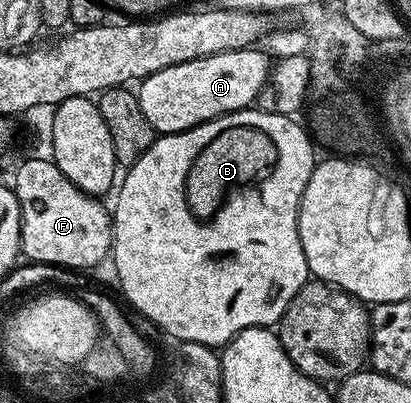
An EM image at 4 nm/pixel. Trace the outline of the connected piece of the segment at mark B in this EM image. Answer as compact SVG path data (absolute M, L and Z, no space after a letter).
M258 107L242 108L239 112L230 112L224 116L213 118L204 124L198 124L195 128L190 128L184 132L169 132L160 135L149 146L149 150L145 150L145 154L141 154L141 158L137 158L137 162L130 165L126 169L127 177L118 185L119 197L115 200L115 208L113 204L113 239L111 241L111 256L115 260L115 276L119 279L119 288L123 291L123 296L140 312L143 316L148 316L153 323L159 328L164 328L171 336L176 336L179 342L197 342L198 344L210 344L212 346L226 345L227 341L233 339L235 335L246 328L265 328L268 326L278 325L279 319L285 314L285 310L289 306L289 302L297 294L297 290L301 290L301 286L308 283L309 273L307 271L307 263L305 262L305 250L301 250L301 238L299 237L299 203L305 194L305 186L309 182L309 178L313 174L317 163L316 145L313 143L306 127L302 123L298 124L298 119L282 116L276 112L264 112Z

